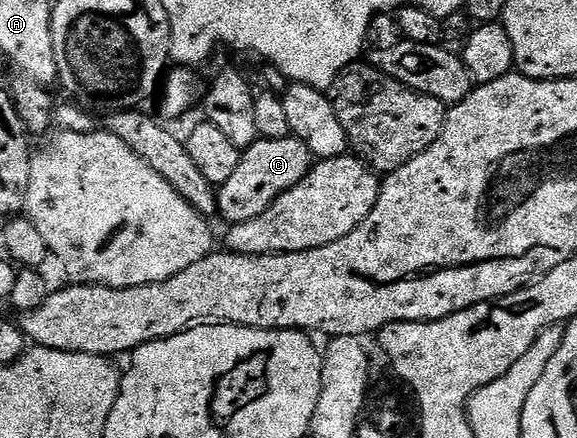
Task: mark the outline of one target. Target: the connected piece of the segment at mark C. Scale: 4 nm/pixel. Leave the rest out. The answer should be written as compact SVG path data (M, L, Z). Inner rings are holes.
M292 135L283 139L259 139L251 148L244 150L239 159L239 168L217 189L217 210L219 217L229 225L247 223L255 215L263 215L279 195L291 191L313 168L315 158L298 139Z

